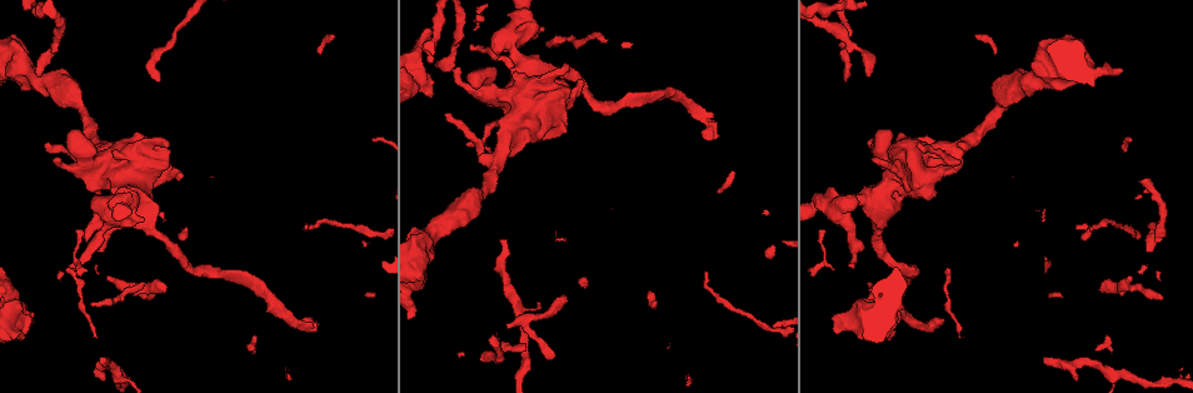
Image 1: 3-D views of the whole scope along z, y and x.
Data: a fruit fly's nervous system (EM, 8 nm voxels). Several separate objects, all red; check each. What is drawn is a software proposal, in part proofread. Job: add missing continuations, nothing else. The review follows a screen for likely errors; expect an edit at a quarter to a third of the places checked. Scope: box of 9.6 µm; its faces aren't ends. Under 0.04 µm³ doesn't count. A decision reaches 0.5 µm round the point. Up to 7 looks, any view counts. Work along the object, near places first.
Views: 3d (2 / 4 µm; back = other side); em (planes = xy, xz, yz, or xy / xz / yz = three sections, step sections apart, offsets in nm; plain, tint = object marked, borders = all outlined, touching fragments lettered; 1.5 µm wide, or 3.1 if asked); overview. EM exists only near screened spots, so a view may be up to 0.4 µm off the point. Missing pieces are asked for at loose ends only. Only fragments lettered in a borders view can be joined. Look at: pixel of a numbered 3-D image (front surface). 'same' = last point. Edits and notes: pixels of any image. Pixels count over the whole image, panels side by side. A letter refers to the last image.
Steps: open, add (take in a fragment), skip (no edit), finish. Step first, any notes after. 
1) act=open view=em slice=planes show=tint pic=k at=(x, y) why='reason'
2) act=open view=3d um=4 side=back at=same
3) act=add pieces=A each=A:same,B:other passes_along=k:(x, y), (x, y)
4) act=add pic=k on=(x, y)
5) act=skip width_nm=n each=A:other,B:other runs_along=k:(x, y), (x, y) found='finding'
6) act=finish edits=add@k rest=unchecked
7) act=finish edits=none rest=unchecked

act=open view=3d um=2 pic=1 at=(835, 331) why='an open end'

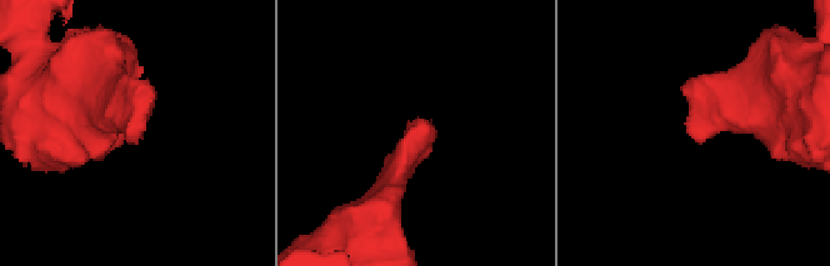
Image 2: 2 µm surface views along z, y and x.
act=open view=em slice=planes show=tint pic=2 at=(136, 143)

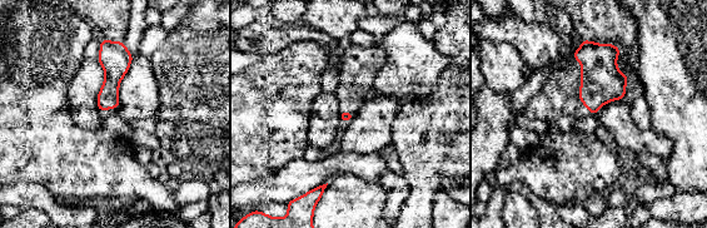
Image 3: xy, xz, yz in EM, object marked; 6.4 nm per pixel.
act=open view=em slice=planes show=borders at=same

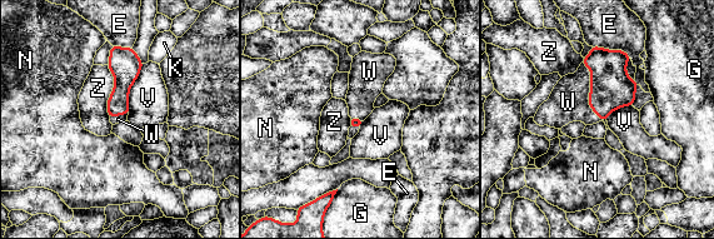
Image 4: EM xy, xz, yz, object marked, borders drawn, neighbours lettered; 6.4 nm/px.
act=add pieces=W longest_contact=W:400nm each=E:other,G:other,K:other,N:other,V:other,W:same,Z:other found='it goes on there'

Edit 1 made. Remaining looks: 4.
act=open view=overview why='redraw'

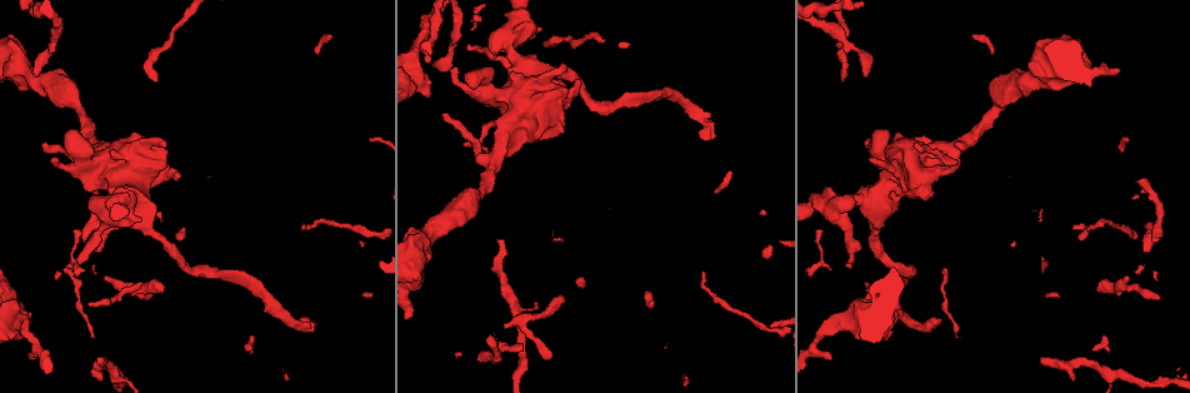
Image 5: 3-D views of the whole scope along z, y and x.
act=open view=3d um=2 pic=5 at=(96, 359) why='branch stops here'

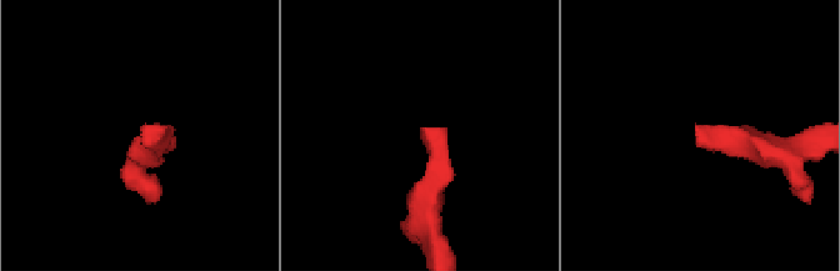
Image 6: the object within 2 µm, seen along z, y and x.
act=open view=em slice=xy step=8 show=borders pic=6 at=(700, 126) why='now the EM'

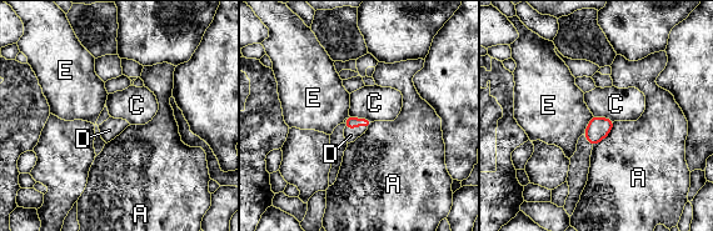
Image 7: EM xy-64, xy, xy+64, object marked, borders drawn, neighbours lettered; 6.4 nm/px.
act=open view=em slice=planes show=borders at=same why='another direction'

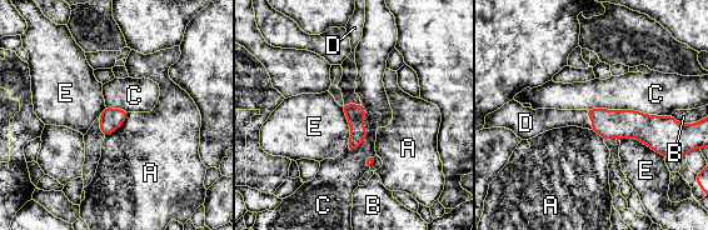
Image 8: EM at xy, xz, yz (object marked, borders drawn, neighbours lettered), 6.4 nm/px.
act=add pieces=D width_nm=110 each=A:other,B:other,C:other,D:same,E:other found='the cell continues'

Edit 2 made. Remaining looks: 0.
act=finish edits=add@4,add@8 rest=unchecked

